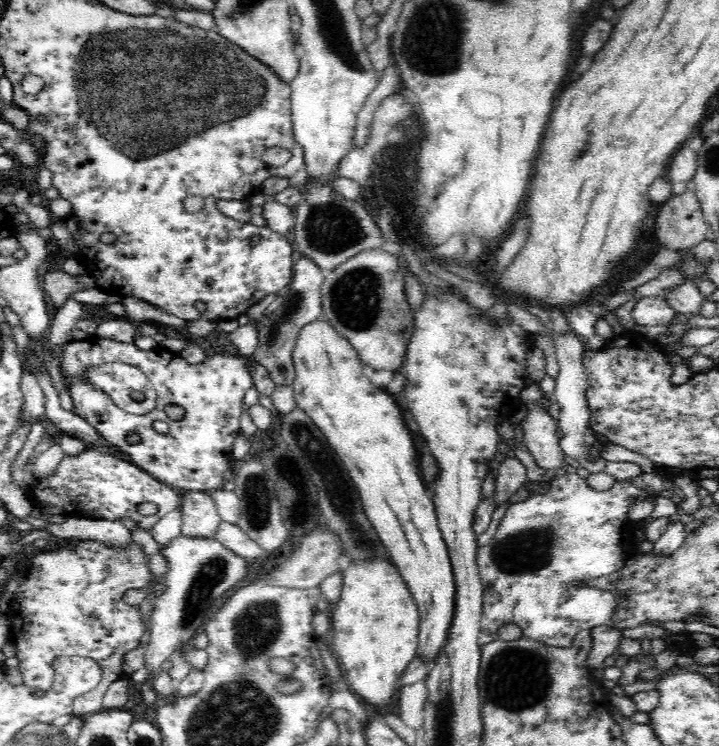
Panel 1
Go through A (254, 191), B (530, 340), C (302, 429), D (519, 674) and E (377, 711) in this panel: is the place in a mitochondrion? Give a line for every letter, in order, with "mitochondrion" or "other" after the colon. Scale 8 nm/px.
A: other
B: other
C: mitochondrion
D: mitochondrion
E: other

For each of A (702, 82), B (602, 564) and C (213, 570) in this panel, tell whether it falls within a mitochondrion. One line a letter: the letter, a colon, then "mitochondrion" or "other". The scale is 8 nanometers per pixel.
A: other
B: other
C: mitochondrion

